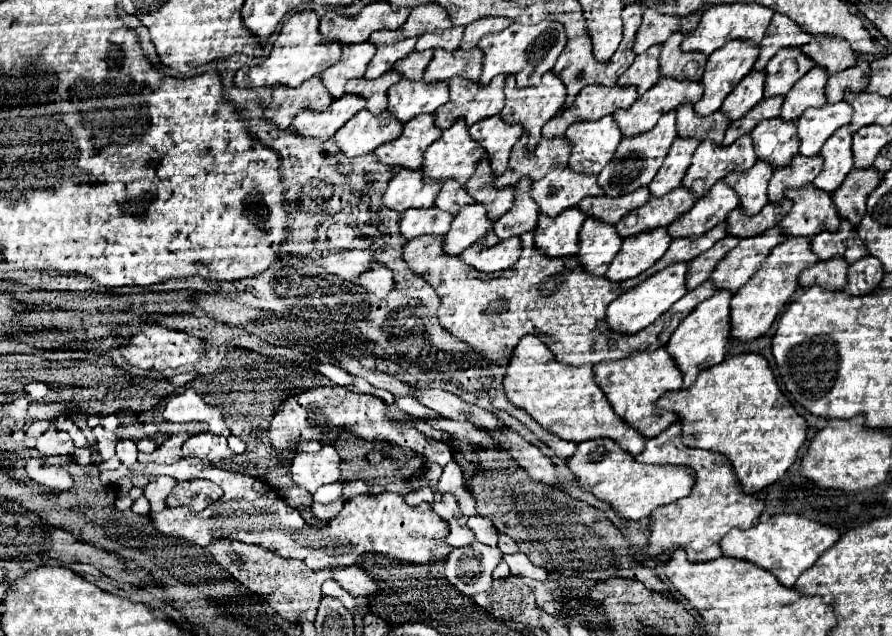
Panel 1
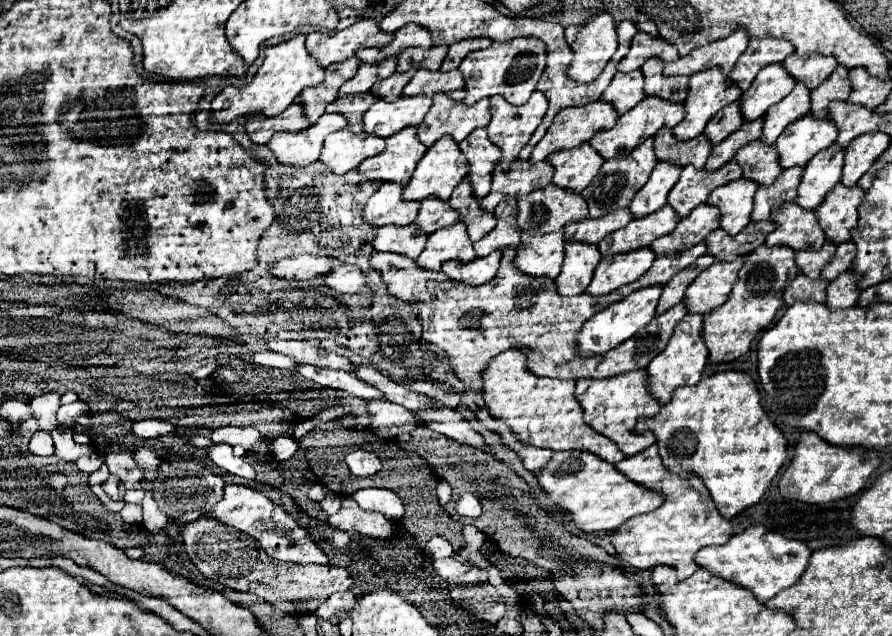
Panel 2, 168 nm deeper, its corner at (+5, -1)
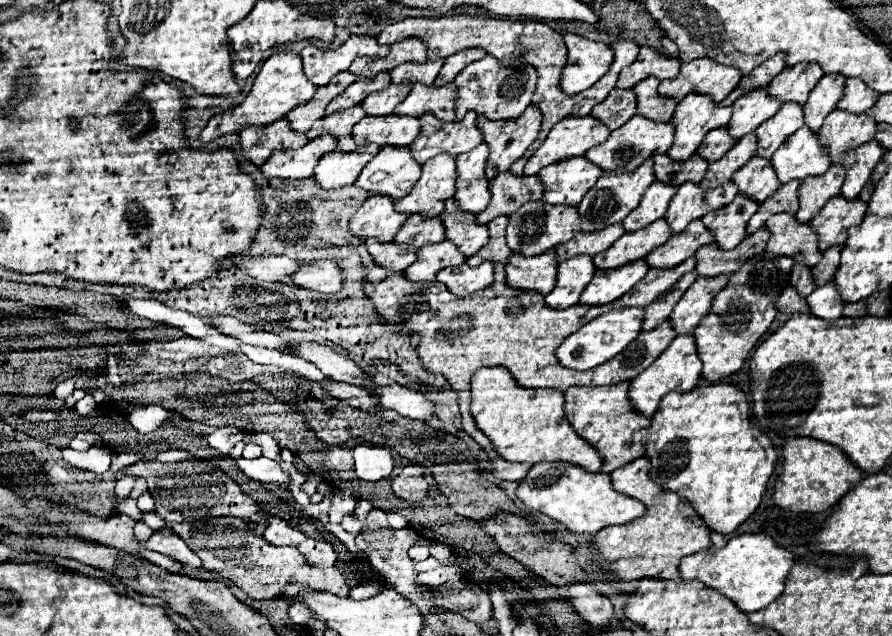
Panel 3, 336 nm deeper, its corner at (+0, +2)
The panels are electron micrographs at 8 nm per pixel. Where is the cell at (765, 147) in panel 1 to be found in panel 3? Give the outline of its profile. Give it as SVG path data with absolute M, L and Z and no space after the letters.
M754 156L750 158L734 176L732 180L738 186L738 194L752 198L754 202L762 204L766 198L770 198L778 188L776 172L770 164L770 160Z

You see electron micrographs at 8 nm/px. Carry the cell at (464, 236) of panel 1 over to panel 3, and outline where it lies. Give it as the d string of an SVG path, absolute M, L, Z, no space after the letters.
M442 240L442 242L438 242L438 244L428 244L426 248L420 248L420 250L416 252L416 262L406 268L404 276L406 276L408 280L412 280L412 282L420 282L420 280L432 282L432 280L436 280L436 274L438 274L442 268L460 266L462 262L466 262L466 260L462 260L462 256L458 256L458 248L454 248L454 244L446 244L446 240Z

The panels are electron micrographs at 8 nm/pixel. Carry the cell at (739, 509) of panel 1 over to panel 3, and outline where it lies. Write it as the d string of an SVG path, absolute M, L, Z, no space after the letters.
M642 456L626 464L626 468L618 468L618 472L610 474L614 490L640 500L646 506L646 514L628 524L608 526L594 534L590 546L598 552L598 558L592 560L592 568L602 570L606 574L604 580L608 582L628 582L640 578L680 582L678 562L688 554L696 554L700 550L710 548L712 544L710 530L706 530L702 520L698 520L696 512L690 510L690 504L686 504L686 500L682 500L680 496L674 496L674 492L658 492L650 476L646 476L648 468L650 462Z

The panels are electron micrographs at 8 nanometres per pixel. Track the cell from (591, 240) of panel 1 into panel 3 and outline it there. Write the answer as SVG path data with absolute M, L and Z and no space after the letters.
M576 256L574 260L566 260L558 266L556 274L556 286L554 290L544 298L548 308L564 310L578 302L578 296L582 294L582 288L592 280L594 276L594 264L590 256Z

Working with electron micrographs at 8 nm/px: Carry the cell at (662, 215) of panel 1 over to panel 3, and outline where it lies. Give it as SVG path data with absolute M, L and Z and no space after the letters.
M658 220L640 232L626 232L618 238L602 256L594 256L594 266L598 270L612 270L646 258L654 248L662 246L670 238L670 228L666 228L666 220Z

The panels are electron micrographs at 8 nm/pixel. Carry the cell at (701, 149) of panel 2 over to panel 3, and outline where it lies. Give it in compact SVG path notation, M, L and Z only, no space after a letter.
M654 154L654 176L658 182L680 186L684 182L700 184L708 168L708 162L700 160L696 154L686 162L672 162L666 154Z

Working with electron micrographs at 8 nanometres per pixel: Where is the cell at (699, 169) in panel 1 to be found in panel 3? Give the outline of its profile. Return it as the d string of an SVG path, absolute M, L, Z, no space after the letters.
M728 182L722 188L714 188L712 192L702 192L702 188L696 184L682 184L670 200L664 218L672 234L680 234L692 220L728 206L730 200L734 200L736 192L738 188L734 188L734 182Z

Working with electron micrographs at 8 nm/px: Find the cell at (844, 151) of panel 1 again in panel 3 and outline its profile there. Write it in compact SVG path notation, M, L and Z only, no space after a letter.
M830 166L826 176L808 176L800 182L798 200L800 210L796 212L796 220L800 224L810 222L810 218L834 196L840 194L844 184L844 166Z

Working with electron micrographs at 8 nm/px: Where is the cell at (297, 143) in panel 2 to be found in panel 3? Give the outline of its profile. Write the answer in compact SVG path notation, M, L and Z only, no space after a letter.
M320 136L318 140L308 142L300 150L294 152L276 152L262 164L262 174L266 180L304 180L310 178L318 160L326 152L336 150L336 140L330 140L330 136Z

